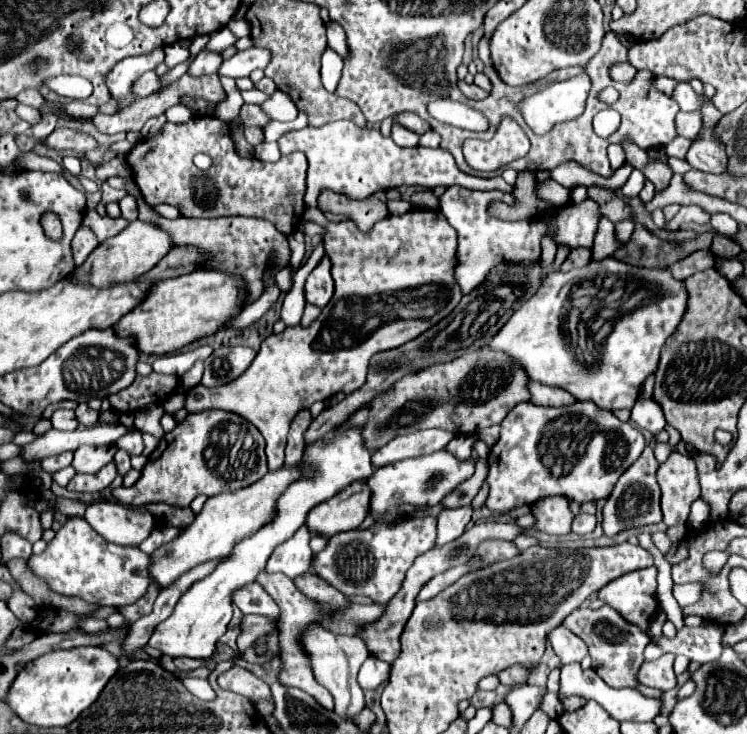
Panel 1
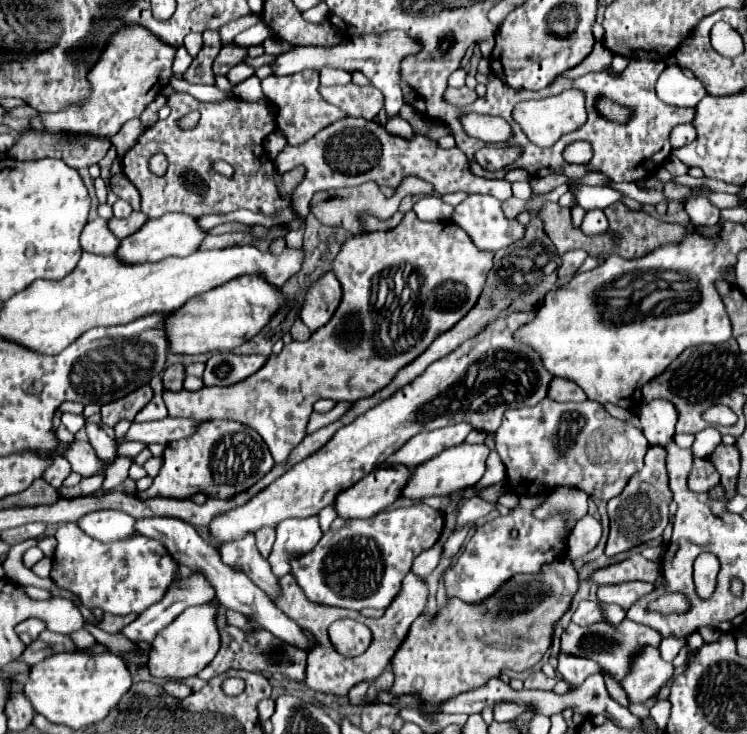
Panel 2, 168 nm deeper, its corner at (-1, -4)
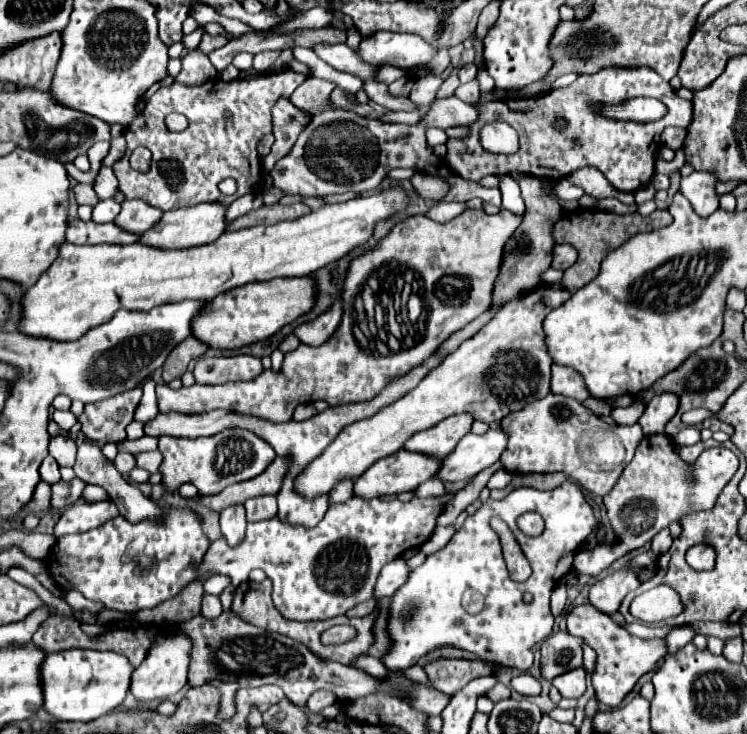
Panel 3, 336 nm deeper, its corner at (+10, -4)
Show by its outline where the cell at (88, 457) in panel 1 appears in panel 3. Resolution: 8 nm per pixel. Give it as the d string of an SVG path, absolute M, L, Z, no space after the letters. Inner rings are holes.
M63 434L51 436L49 454L57 460L59 466L73 466L75 452L77 452L77 444L71 436L63 436Z

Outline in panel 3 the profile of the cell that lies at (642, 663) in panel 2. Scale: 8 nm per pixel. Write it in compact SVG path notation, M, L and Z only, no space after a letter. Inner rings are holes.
M591 604L573 606L569 610L567 632L583 638L585 644L589 644L595 650L597 660L595 660L595 670L593 670L593 676L591 676L591 684L595 688L597 702L607 706L607 708L609 706L617 708L621 704L621 700L625 698L625 694L633 690L637 680L643 674L647 674L649 670L653 670L653 666L667 654L667 644L665 644L663 638L643 640L643 638L631 636L623 626L615 624L611 620L611 616L601 614Z

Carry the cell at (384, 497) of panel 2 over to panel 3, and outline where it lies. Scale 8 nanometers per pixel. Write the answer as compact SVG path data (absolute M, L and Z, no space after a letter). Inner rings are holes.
M399 450L397 454L377 462L377 466L369 466L369 470L365 470L365 474L361 474L361 478L357 478L355 496L375 498L375 496L385 496L385 494L413 492L425 480L435 478L439 468L441 468L441 460L439 458L433 458L433 456L427 456L427 454L419 454L419 452Z

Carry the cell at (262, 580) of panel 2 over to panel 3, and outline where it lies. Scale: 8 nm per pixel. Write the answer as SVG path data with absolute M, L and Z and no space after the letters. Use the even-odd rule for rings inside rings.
M235 504L235 506L229 506L221 512L221 532L225 536L225 540L233 546L237 542L243 542L245 538L245 526L247 526L247 520L245 520L245 508L243 504Z

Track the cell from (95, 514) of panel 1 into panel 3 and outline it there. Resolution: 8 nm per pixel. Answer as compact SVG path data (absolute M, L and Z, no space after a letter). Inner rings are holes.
M97 502L97 504L73 504L65 508L59 522L55 524L55 538L67 536L67 534L79 534L93 530L101 526L101 522L107 522L109 518L117 516L119 510L115 502Z

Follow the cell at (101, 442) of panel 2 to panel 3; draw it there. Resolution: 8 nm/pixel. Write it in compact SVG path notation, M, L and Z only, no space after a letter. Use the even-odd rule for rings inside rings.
M83 442L77 450L77 462L73 466L77 478L81 478L83 482L87 484L95 484L95 486L101 486L107 490L107 494L111 496L113 502L117 502L119 506L119 512L121 516L129 518L129 520L141 520L141 518L159 518L161 516L161 508L157 504L151 502L151 498L143 496L141 490L137 490L135 486L131 486L119 472L117 468L113 466L113 462L109 462L103 454L101 454L101 448L95 446L93 442Z

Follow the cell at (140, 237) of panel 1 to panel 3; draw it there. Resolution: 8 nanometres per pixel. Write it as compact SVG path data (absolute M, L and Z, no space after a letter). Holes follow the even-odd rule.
M203 202L181 210L169 210L165 212L165 218L161 218L161 222L153 230L149 230L149 234L141 234L141 242L149 242L151 246L165 246L165 248L191 248L191 246L209 244L225 232L227 228L225 212L227 206L219 202Z

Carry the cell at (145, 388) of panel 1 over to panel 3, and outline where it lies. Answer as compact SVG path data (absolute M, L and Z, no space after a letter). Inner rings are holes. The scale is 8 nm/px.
M133 388L109 400L85 404L83 414L77 418L81 432L95 444L121 444L127 438L125 426L133 420L139 400L141 388Z

